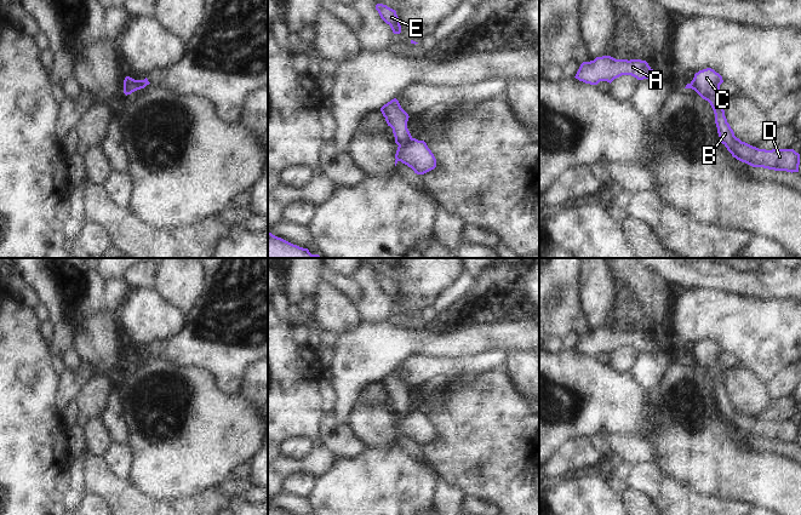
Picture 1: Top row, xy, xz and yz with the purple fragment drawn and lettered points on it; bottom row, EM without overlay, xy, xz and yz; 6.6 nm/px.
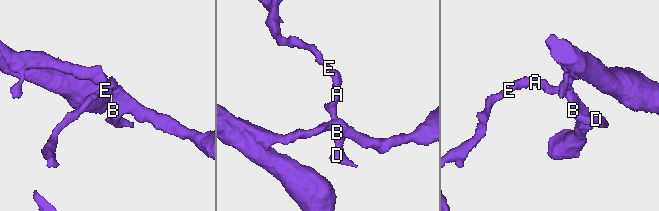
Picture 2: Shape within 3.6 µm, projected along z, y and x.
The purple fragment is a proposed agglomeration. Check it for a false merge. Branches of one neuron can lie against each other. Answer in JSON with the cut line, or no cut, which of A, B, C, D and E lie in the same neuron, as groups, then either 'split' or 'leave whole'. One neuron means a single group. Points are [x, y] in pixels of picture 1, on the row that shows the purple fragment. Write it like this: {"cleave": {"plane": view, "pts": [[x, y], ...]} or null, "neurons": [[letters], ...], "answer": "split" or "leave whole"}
{"cleave": {"plane": "xz", "pts": [[411, 137], [399, 146]]}, "neurons": [["A", "E"], ["B", "C", "D"]], "answer": "split"}

